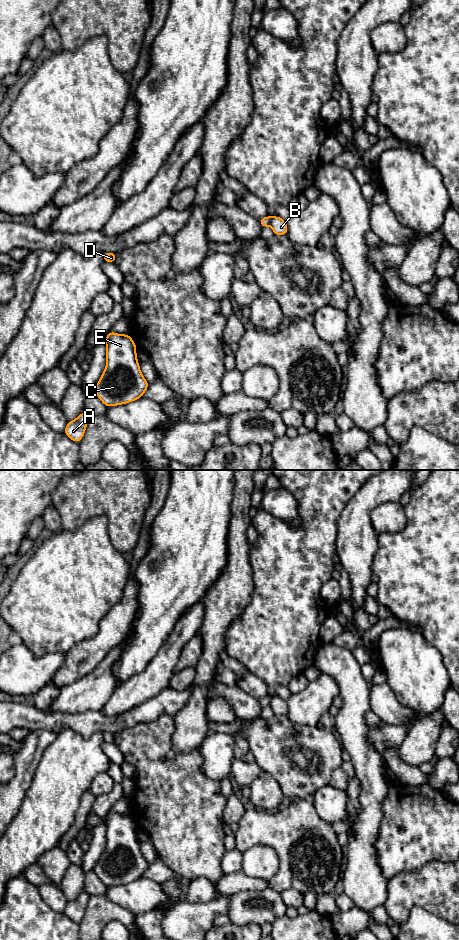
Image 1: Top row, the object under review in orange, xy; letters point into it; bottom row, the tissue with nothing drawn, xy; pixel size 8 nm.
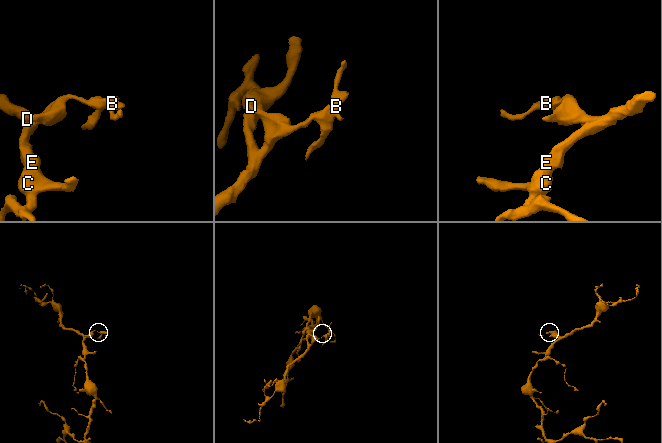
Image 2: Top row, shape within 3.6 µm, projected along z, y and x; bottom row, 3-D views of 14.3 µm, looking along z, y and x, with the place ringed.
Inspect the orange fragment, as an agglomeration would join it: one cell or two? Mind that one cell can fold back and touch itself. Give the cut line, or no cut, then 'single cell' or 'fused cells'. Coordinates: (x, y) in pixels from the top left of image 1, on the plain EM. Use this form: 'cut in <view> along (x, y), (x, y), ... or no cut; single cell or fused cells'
cut in xy along (272, 697), (269, 704); fused cells

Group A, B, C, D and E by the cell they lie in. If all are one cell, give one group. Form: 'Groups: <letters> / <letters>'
Groups: A C D E / B

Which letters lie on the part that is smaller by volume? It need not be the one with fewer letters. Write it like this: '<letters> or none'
B

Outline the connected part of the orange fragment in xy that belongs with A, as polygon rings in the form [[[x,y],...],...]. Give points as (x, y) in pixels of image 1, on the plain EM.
[[[82,891],[75,900],[68,901],[63,913],[72,921],[79,923],[84,917],[88,901],[89,895]]]

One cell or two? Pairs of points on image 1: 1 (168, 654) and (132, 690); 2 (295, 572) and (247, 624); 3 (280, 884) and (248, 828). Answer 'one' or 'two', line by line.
1: one
2: one
3: one

